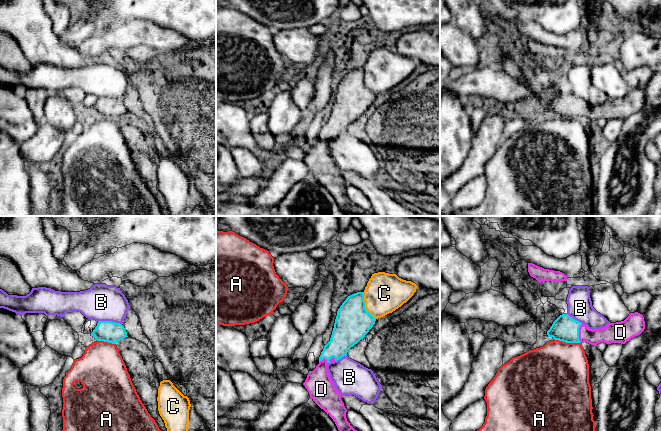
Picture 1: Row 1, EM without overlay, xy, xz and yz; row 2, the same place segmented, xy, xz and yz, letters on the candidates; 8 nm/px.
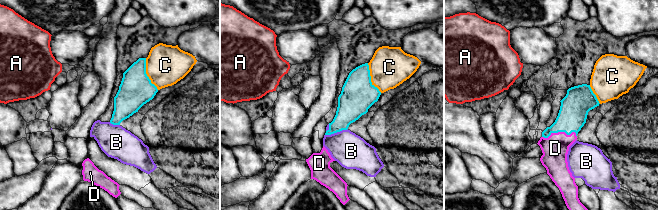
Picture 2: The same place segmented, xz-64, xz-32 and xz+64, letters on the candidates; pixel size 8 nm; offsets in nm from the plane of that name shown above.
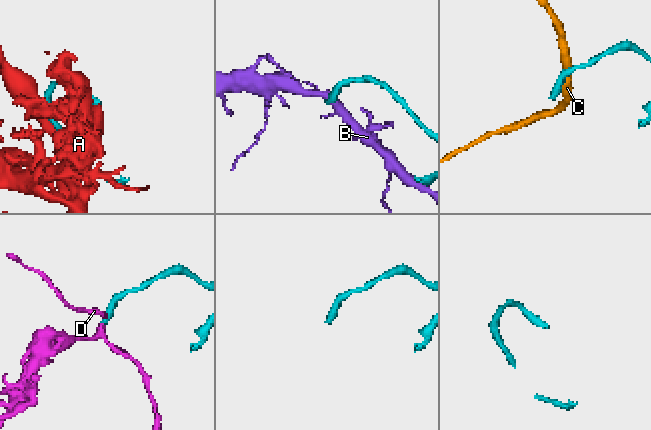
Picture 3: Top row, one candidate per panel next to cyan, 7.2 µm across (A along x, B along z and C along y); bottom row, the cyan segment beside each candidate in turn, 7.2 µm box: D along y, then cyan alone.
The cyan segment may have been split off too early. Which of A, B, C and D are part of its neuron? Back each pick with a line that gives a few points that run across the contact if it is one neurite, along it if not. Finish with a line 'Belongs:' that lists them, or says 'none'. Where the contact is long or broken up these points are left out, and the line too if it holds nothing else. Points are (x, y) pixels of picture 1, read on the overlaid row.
D: Line: xz (345, 335), (327, 360), (321, 368), (321, 389)
Belongs: D

